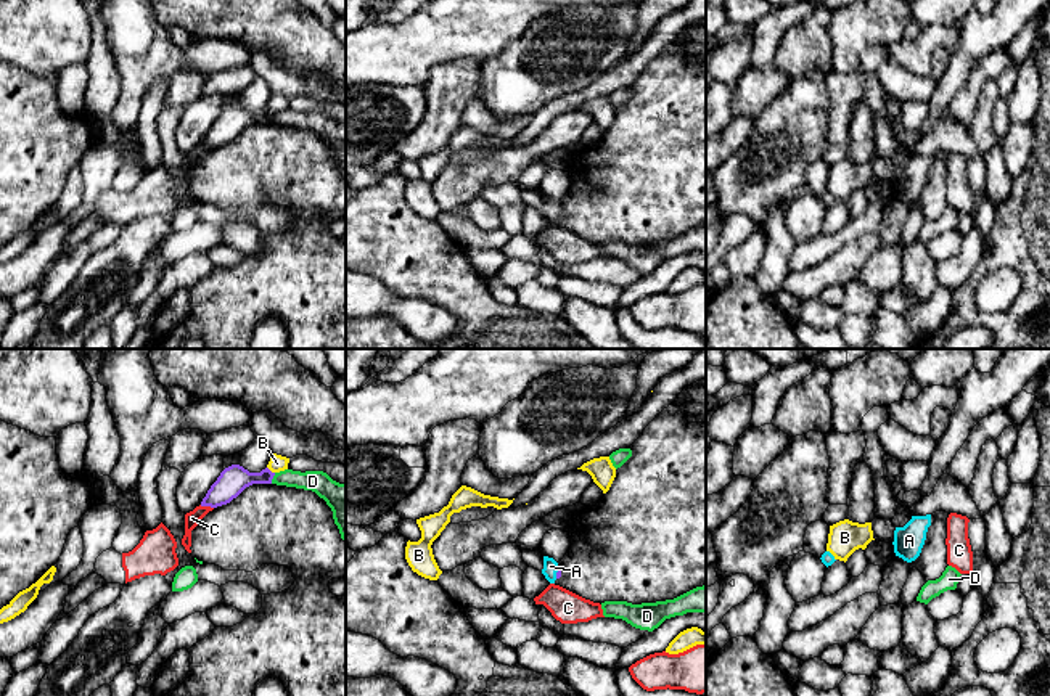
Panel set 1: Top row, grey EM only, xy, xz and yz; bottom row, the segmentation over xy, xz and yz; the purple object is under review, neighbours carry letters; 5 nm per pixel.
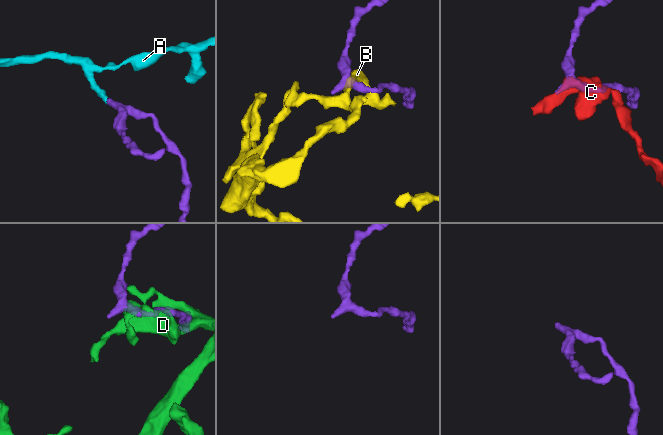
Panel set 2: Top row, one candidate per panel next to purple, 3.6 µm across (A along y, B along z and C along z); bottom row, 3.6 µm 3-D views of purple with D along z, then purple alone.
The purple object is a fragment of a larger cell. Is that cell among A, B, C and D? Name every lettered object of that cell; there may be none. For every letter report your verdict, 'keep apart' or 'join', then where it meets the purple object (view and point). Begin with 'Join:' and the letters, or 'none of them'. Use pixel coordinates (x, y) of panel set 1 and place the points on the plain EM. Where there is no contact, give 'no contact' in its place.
Join: A
A: join; contact xz (557, 214)
B: keep apart; contact xy (269, 110)
C: keep apart; contact xy (206, 145)
D: keep apart; contact xy (272, 118)

